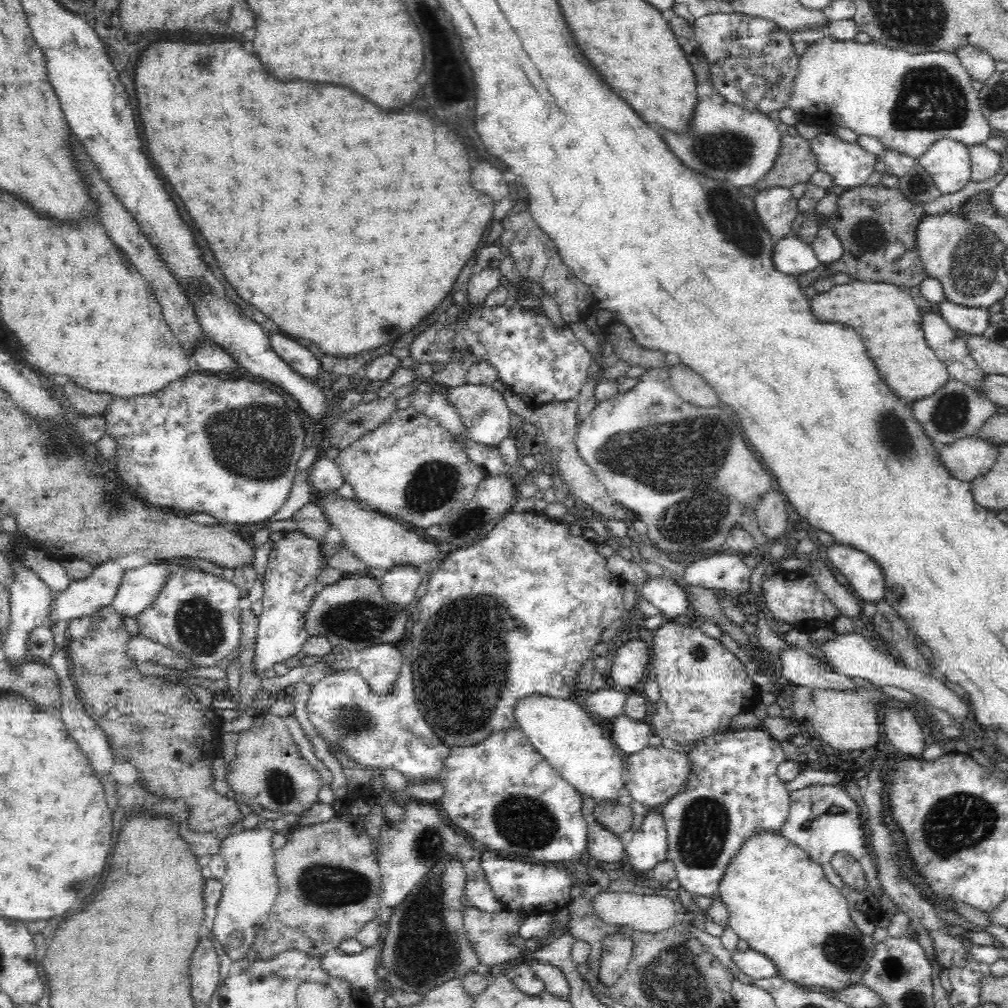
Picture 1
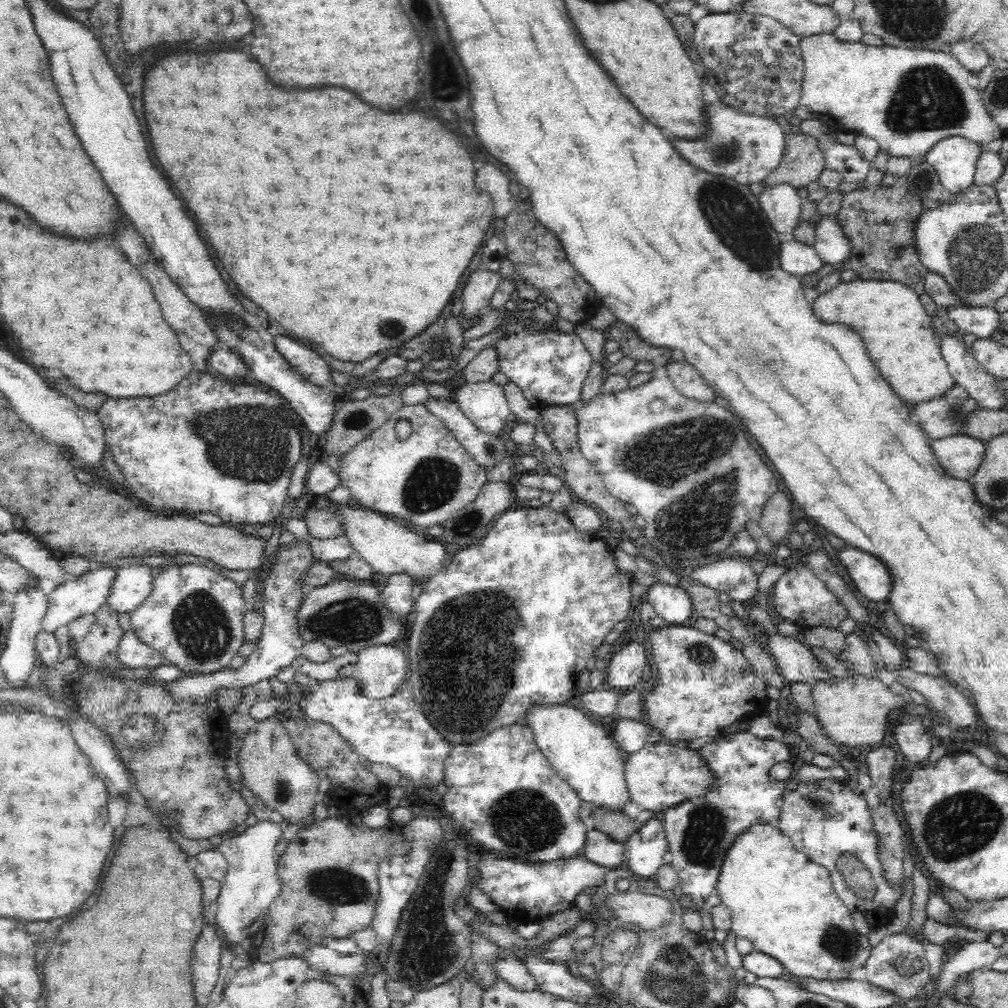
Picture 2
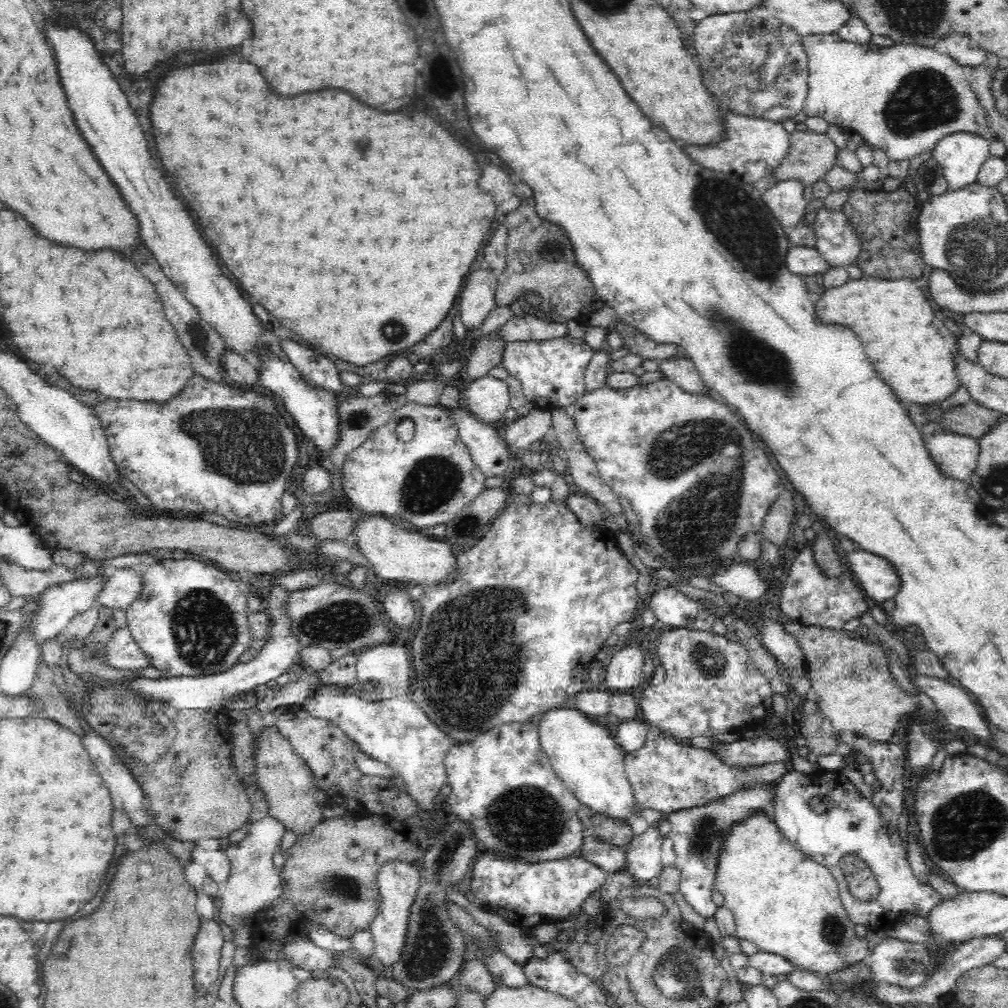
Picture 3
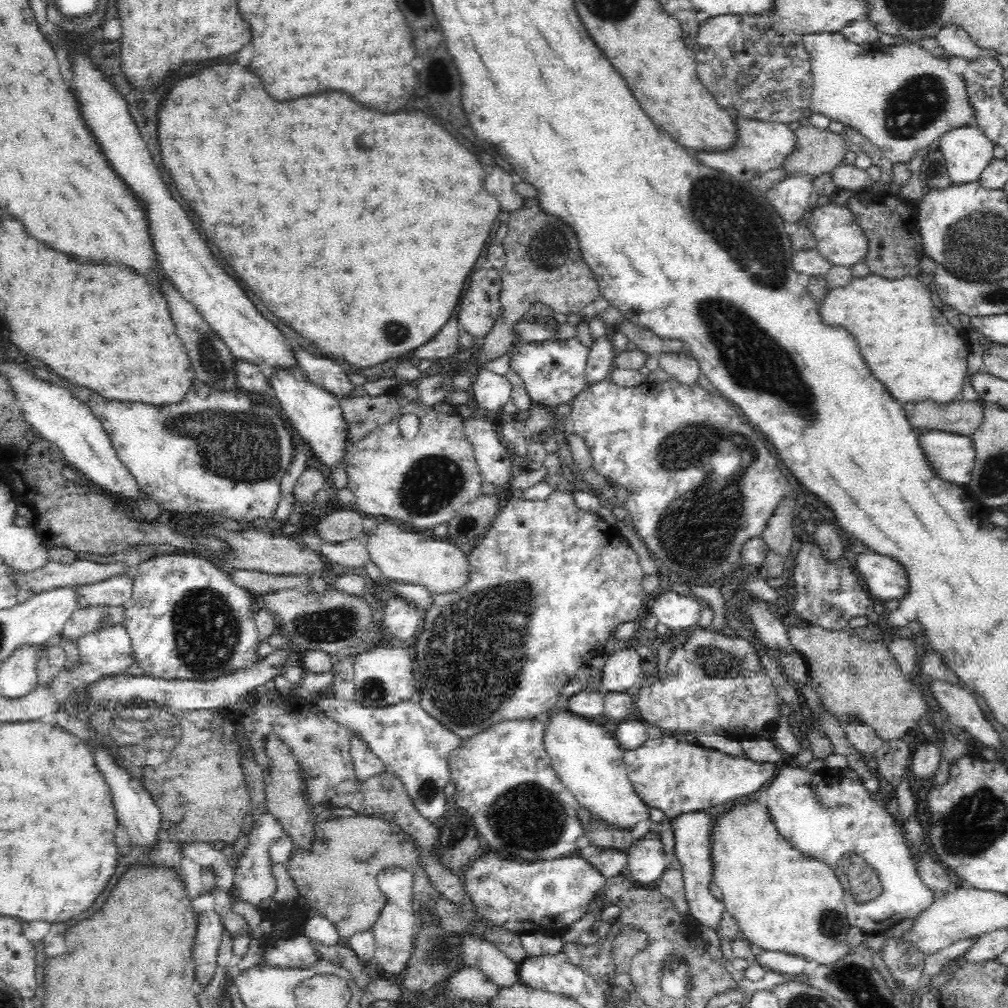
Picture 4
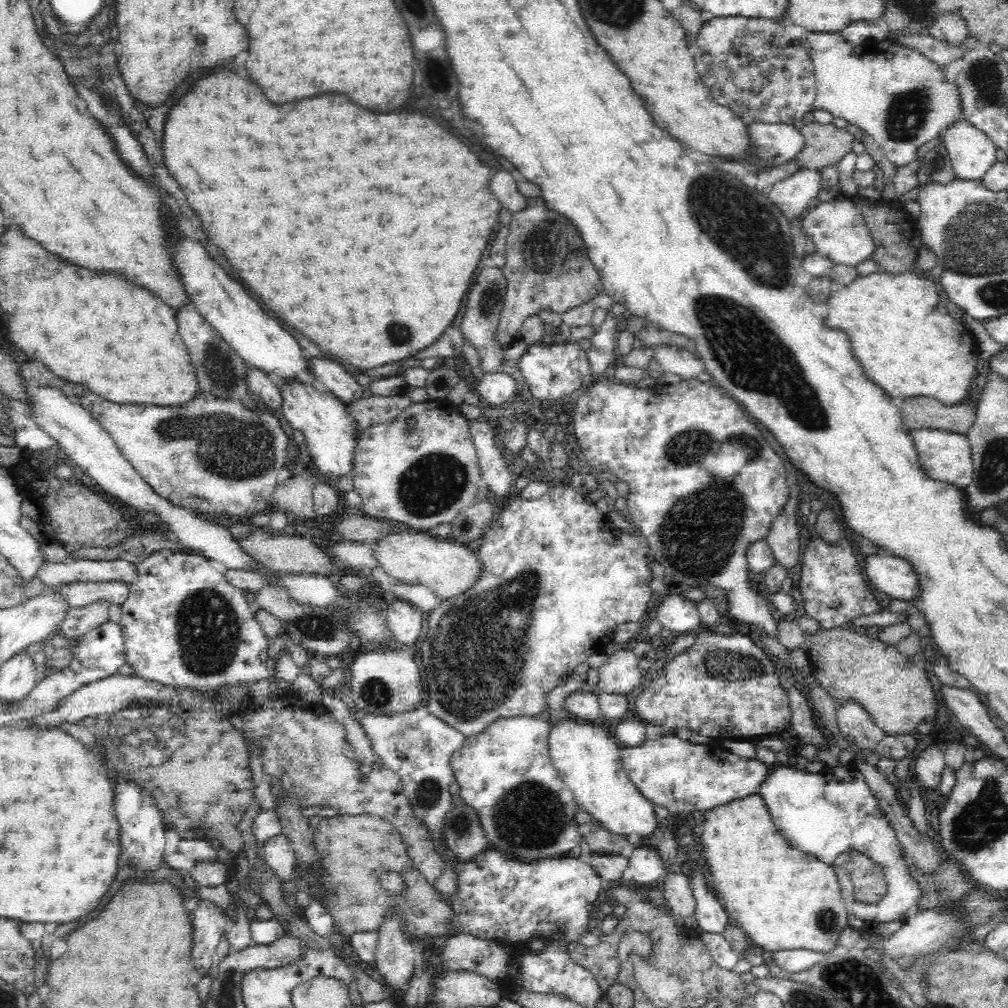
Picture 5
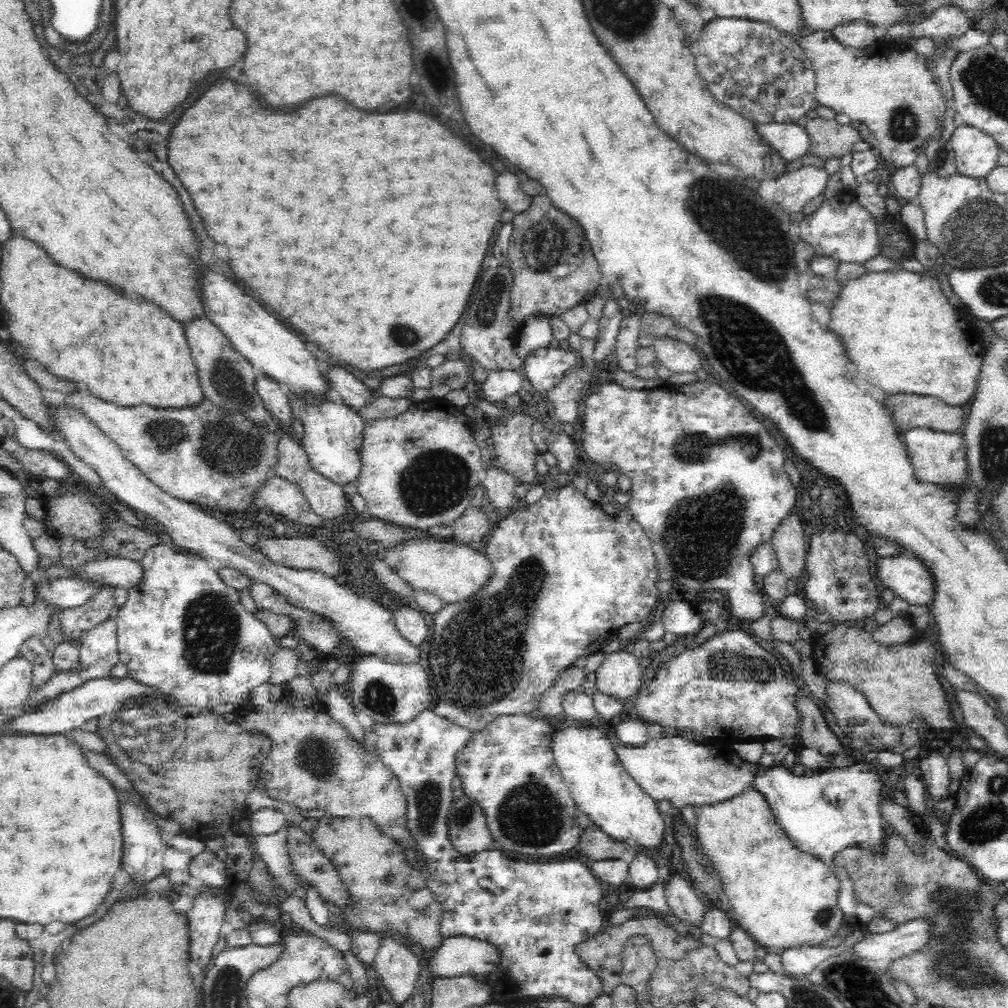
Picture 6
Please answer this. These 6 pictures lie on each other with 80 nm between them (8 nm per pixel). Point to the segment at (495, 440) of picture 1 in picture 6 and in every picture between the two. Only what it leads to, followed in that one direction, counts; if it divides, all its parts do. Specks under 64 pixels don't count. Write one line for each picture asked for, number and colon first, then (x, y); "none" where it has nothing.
2: (485, 404)
3: (487, 398)
4: (491, 392)
5: (497, 388)
6: (500, 384)

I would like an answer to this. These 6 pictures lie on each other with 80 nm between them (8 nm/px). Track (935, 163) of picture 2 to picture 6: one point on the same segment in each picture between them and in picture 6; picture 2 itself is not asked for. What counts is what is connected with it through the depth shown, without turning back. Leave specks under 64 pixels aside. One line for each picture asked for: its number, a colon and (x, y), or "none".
3: (961, 155)
4: (968, 151)
5: (972, 153)
6: (977, 153)

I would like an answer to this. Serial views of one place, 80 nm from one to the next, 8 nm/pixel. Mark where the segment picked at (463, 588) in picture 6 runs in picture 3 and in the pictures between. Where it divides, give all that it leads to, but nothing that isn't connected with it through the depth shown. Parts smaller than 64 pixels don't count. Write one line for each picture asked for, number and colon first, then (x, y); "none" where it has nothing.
3: (398, 556)
4: (405, 556)
5: (449, 569)

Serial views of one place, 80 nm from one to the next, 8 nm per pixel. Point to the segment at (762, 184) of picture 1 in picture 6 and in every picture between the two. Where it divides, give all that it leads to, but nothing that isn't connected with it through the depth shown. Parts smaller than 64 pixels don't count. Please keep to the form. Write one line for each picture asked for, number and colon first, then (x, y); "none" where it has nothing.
2: (804, 159)
3: (811, 155)
4: (817, 151)
5: (824, 145)
6: (828, 138)

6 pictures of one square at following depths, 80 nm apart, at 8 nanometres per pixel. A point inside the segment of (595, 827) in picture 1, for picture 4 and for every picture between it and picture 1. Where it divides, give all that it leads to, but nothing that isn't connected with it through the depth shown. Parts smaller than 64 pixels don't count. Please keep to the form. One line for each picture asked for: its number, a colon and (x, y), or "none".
2: (599, 848)
3: (610, 859)
4: (611, 864)

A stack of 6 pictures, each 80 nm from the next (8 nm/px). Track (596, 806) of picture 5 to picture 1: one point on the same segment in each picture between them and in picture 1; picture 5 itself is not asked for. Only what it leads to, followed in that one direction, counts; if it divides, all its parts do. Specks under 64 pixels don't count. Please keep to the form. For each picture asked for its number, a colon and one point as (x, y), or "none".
1: (561, 730)
2: (581, 753)
3: (590, 763)
4: (587, 759)

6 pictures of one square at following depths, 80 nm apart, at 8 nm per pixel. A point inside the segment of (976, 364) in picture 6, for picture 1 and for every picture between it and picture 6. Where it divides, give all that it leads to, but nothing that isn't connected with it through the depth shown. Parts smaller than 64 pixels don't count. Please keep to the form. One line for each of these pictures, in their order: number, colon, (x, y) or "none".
1: (887, 318)
2: (899, 335)
3: (912, 351)
4: (910, 347)
5: (905, 340)

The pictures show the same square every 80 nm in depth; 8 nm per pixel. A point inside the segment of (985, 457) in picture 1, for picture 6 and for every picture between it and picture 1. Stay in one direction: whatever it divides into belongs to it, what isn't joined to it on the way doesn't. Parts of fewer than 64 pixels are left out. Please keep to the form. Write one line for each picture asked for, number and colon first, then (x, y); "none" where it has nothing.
2: (959, 455)
3: (955, 456)
4: (951, 457)
5: (944, 456)
6: (936, 457)

